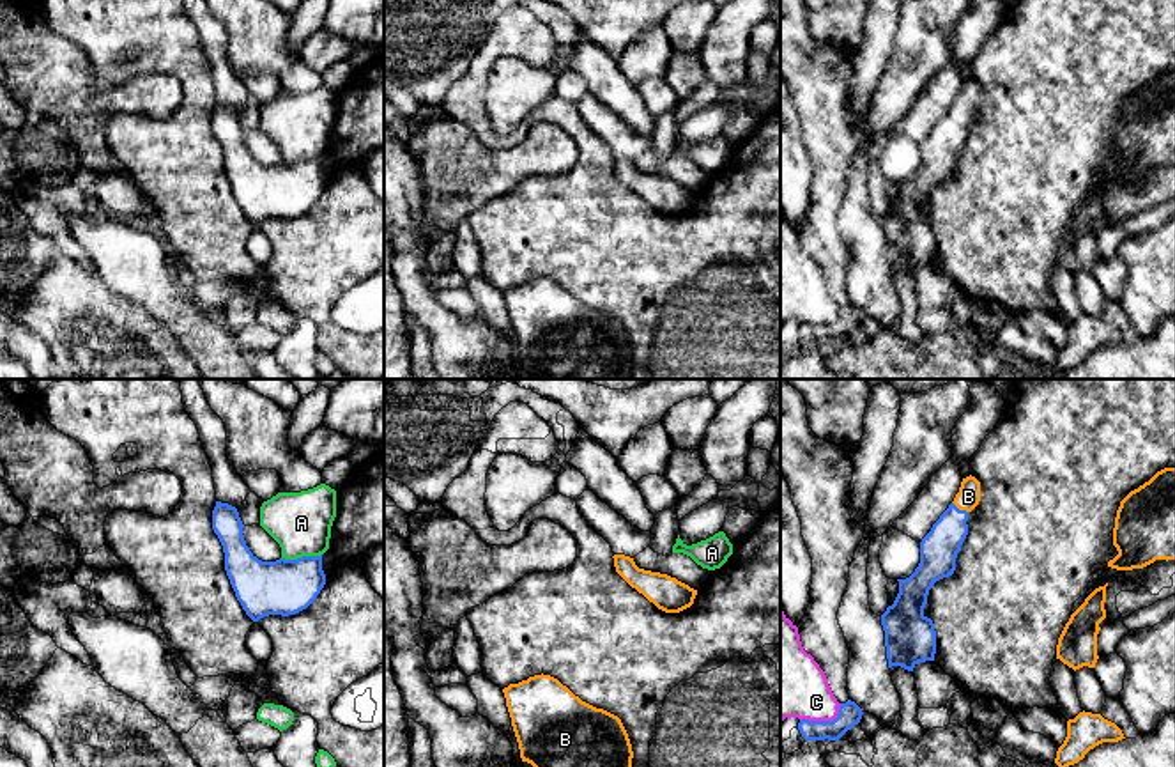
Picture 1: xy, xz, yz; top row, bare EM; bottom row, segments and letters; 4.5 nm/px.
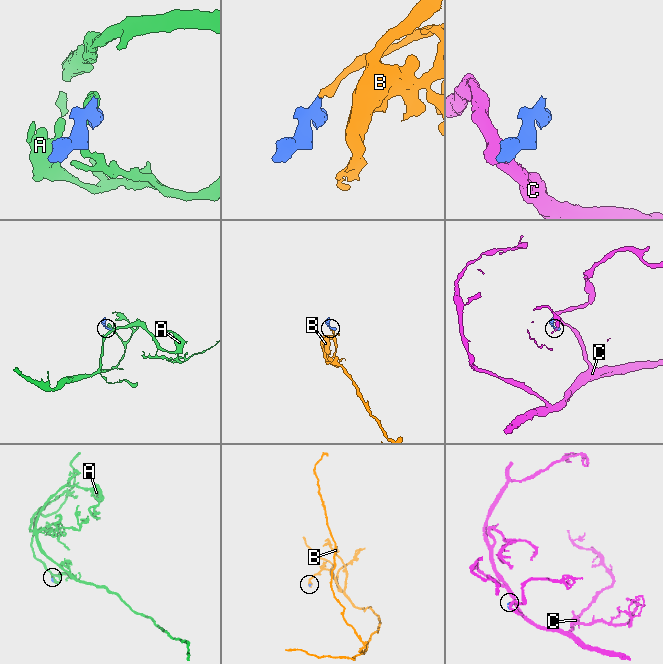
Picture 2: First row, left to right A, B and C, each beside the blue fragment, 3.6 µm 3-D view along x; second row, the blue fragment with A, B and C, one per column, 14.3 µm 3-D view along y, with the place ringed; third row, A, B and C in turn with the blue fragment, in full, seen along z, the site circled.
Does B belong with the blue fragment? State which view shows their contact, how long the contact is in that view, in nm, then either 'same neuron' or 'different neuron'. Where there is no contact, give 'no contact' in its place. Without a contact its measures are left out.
yz | 90 nm | same neuron

